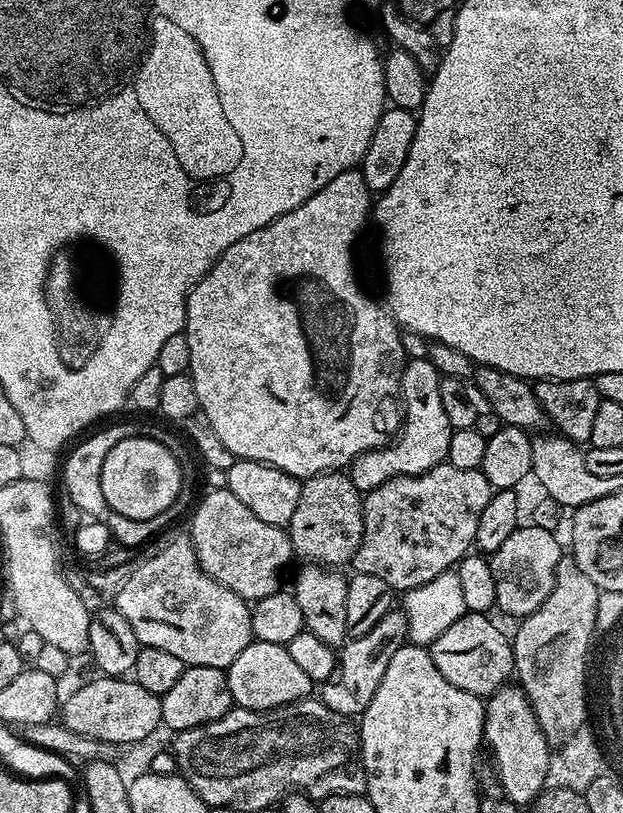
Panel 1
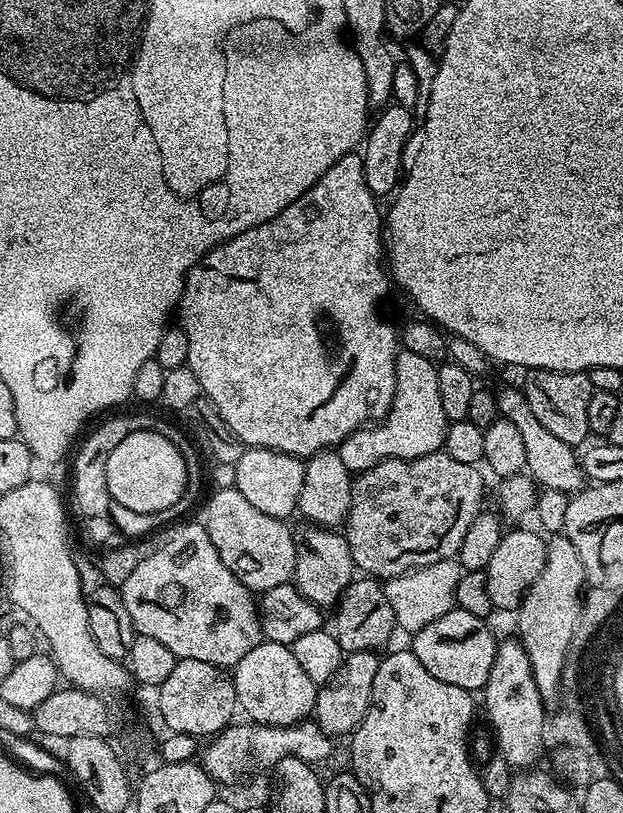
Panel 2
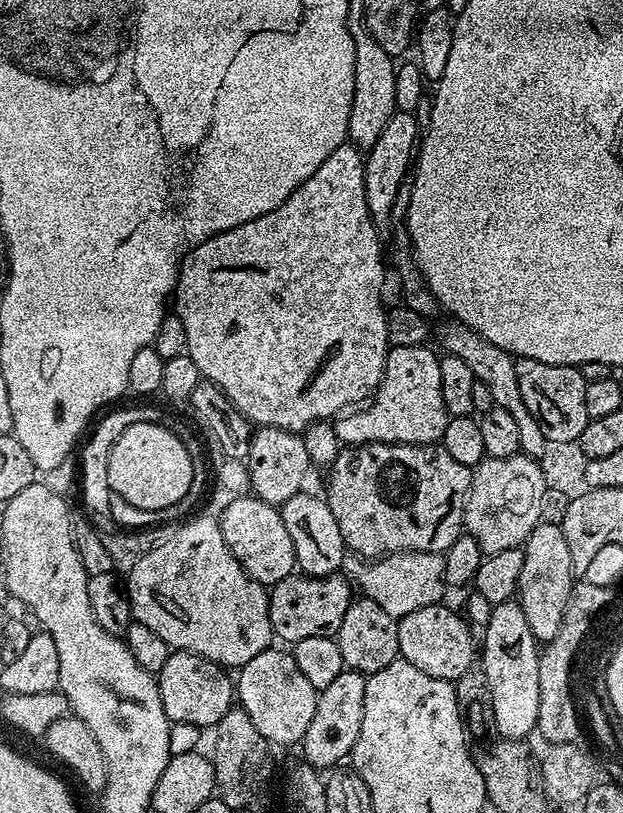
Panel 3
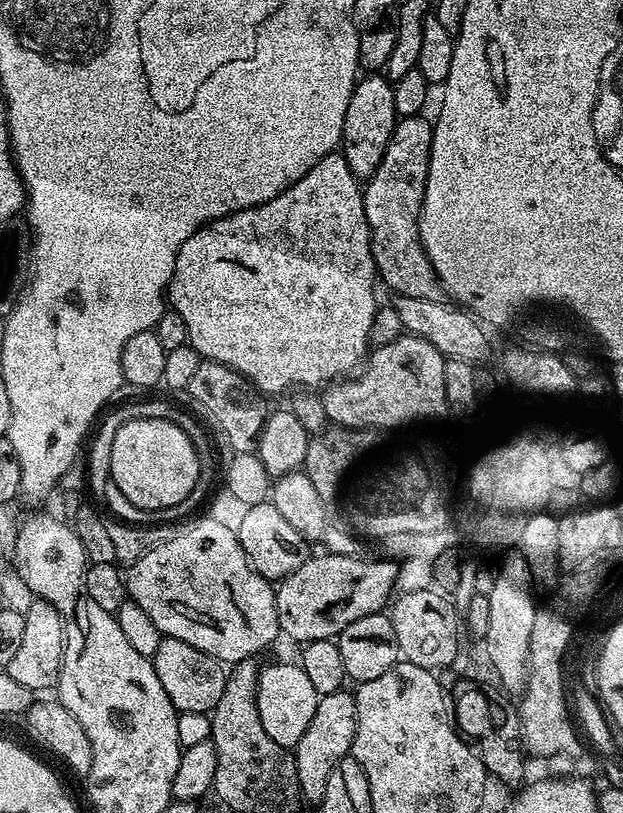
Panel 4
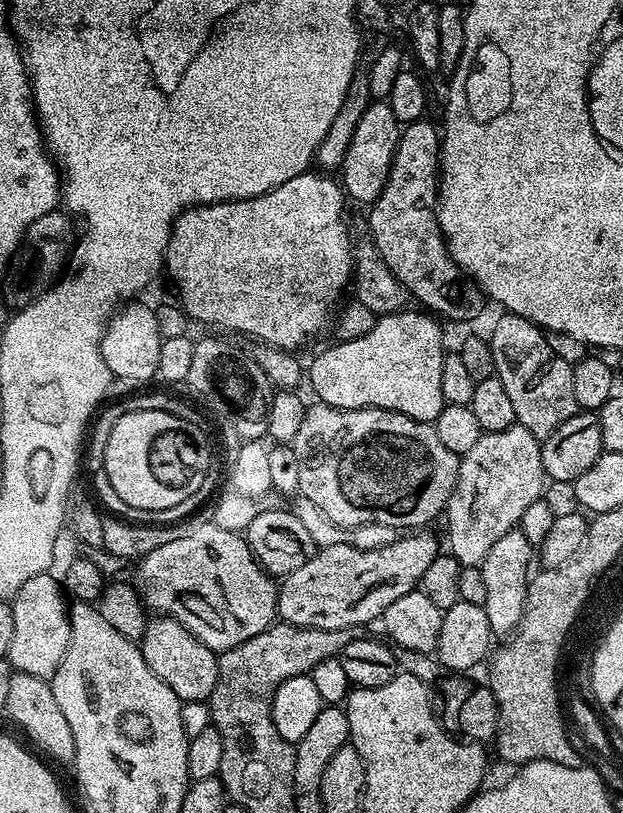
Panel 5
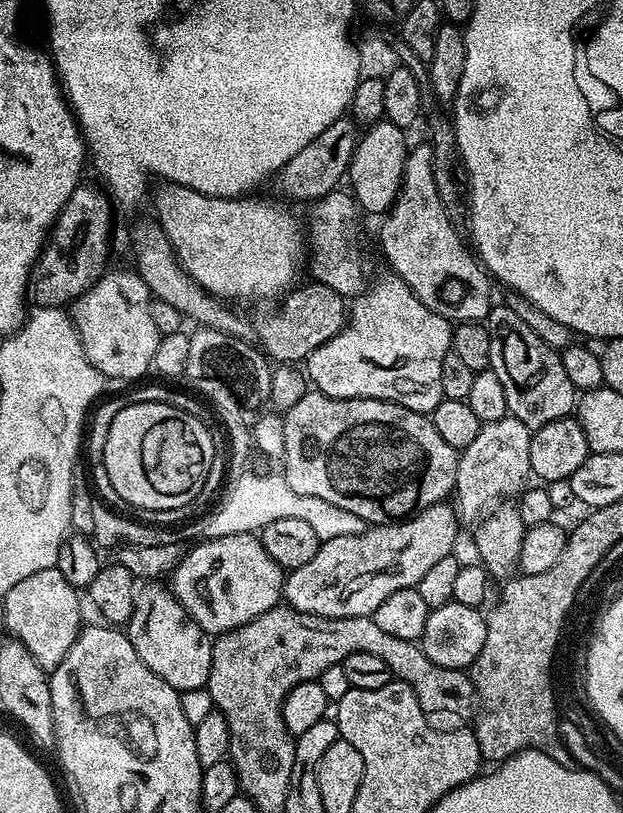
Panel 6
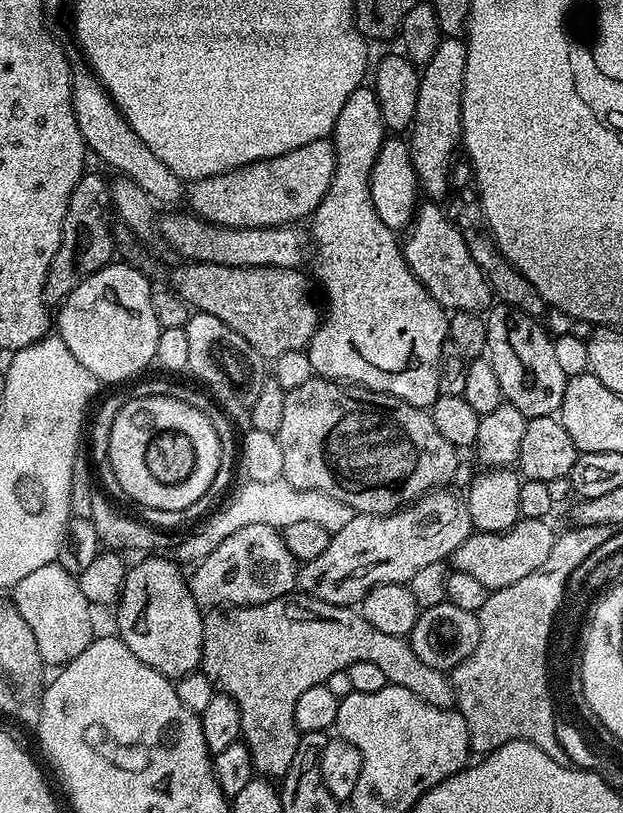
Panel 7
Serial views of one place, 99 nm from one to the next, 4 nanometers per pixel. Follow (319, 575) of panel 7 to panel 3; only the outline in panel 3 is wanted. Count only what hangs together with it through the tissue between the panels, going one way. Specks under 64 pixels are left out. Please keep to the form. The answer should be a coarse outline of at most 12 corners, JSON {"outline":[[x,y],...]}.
{"outline":[[340,574],[271,585],[273,637],[335,637],[354,599]]}

